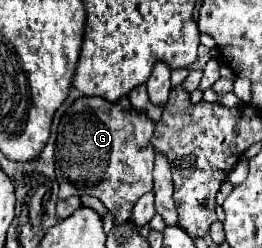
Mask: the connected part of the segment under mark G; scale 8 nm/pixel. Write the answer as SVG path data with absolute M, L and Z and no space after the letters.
M82 96L78 98L60 124L56 138L56 178L60 184L60 200L74 194L96 196L114 216L114 226L124 224L136 200L152 190L154 148L150 134L154 122L134 110L124 96L118 102Z

